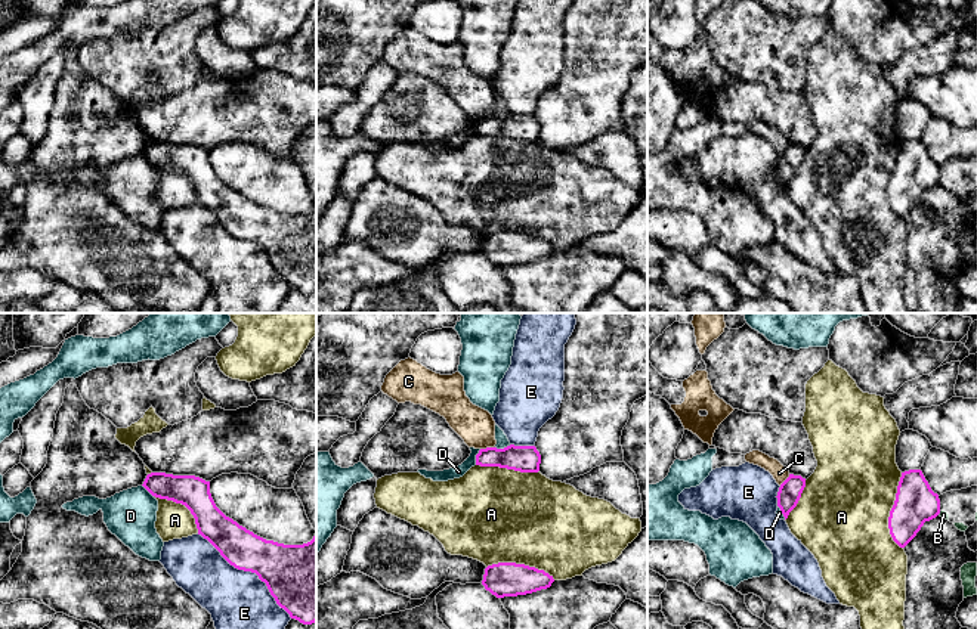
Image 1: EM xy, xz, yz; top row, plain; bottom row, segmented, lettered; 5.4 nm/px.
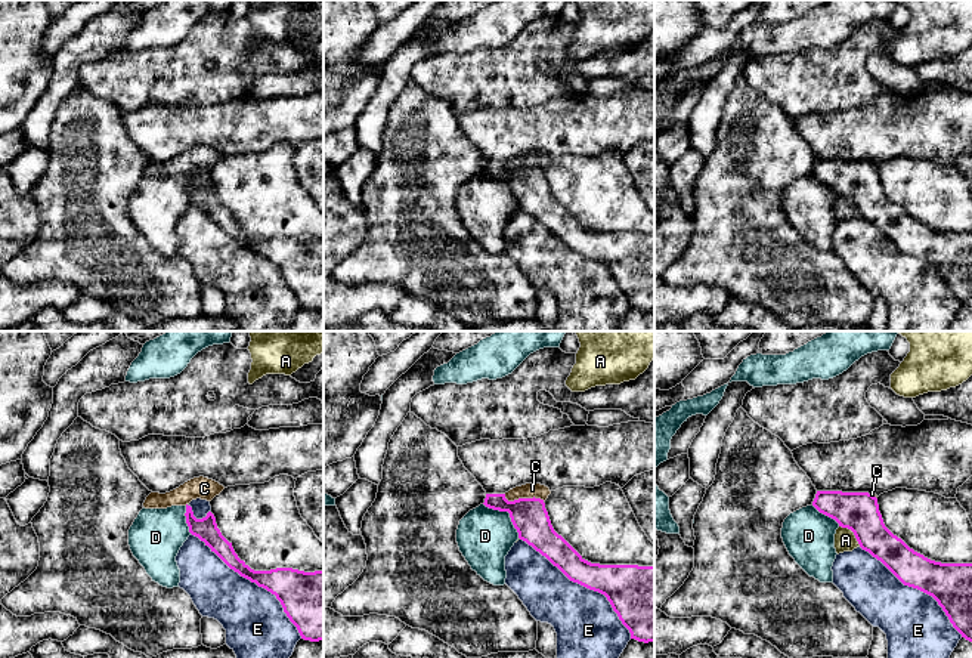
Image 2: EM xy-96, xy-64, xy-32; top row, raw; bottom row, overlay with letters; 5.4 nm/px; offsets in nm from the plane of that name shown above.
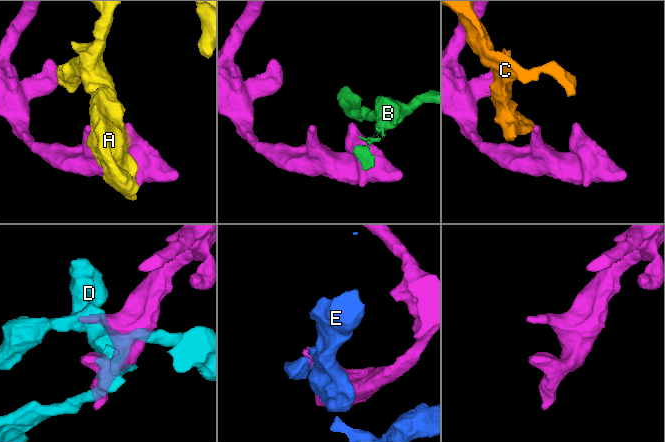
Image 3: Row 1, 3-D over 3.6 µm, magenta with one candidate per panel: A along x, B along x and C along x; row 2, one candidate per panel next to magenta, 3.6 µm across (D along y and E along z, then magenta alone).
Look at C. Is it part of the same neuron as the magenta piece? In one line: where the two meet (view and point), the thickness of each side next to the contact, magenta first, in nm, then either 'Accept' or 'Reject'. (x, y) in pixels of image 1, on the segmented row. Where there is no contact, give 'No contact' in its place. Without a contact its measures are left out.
Touches magenta at xz (487, 448). Thickness 140 nm (magenta) against 200 nm. Reject

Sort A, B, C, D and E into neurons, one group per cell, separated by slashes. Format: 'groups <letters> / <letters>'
groups A / B / C / D / E

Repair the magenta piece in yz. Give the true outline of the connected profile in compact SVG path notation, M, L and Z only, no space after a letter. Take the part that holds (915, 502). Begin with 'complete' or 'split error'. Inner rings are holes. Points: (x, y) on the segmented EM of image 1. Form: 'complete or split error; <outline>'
complete; M921 470L902 472L896 501L890 511L888 529L893 540L905 548L925 521L940 514L940 499L925 480Z

